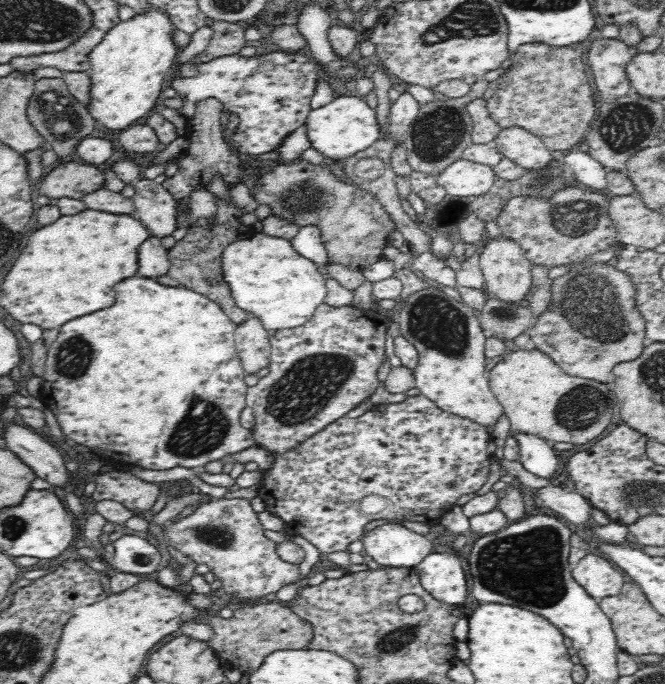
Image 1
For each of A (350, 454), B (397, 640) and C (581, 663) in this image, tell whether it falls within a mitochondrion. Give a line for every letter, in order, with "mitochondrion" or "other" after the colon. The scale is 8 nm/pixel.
A: other
B: mitochondrion
C: other

